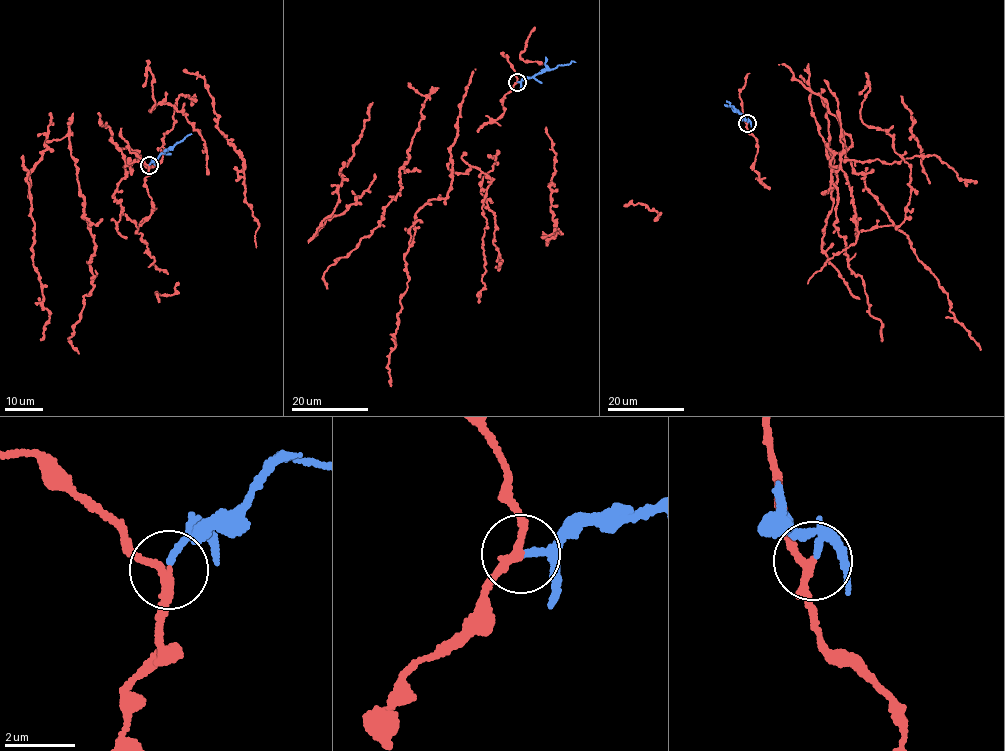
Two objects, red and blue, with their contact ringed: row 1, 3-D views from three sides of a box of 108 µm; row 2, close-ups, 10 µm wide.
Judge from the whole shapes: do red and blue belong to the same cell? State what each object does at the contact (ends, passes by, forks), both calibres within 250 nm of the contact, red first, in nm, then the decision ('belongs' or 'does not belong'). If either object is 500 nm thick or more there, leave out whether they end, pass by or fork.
red passes by | blue ends | 200/180 nm | does not belong

